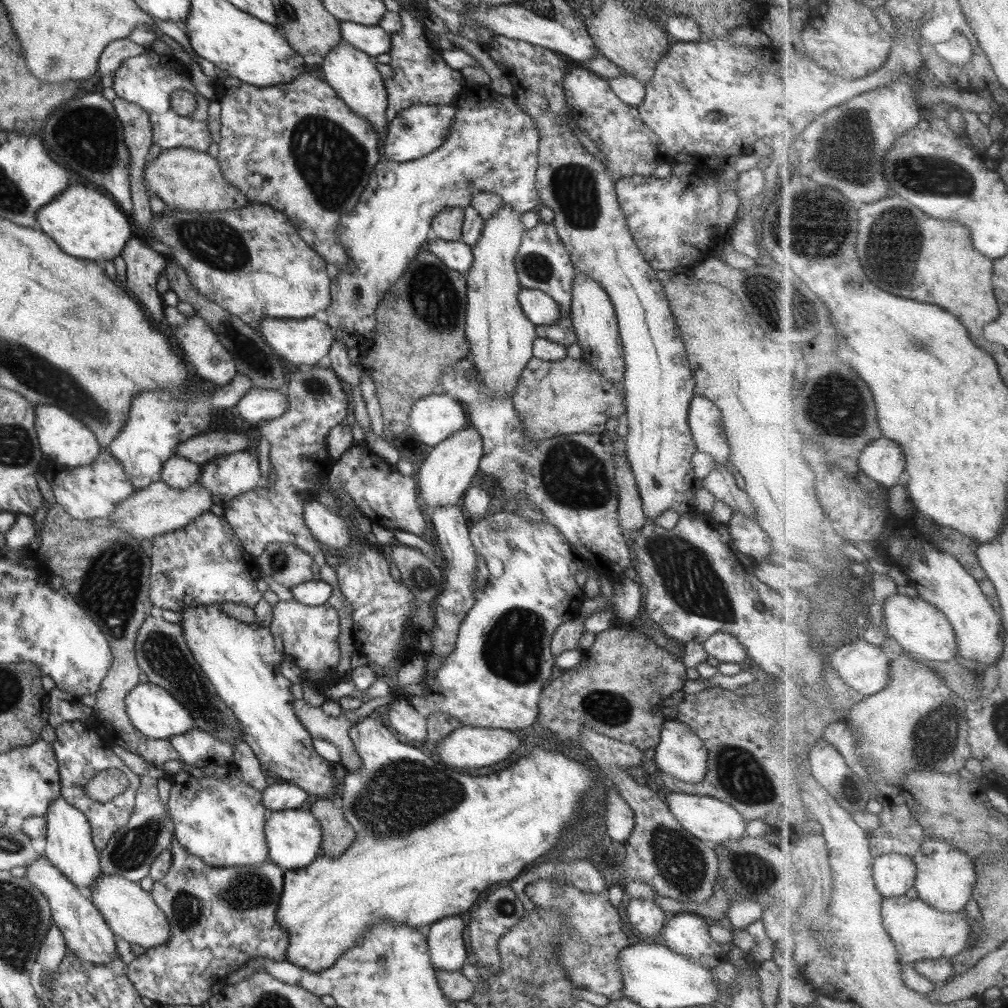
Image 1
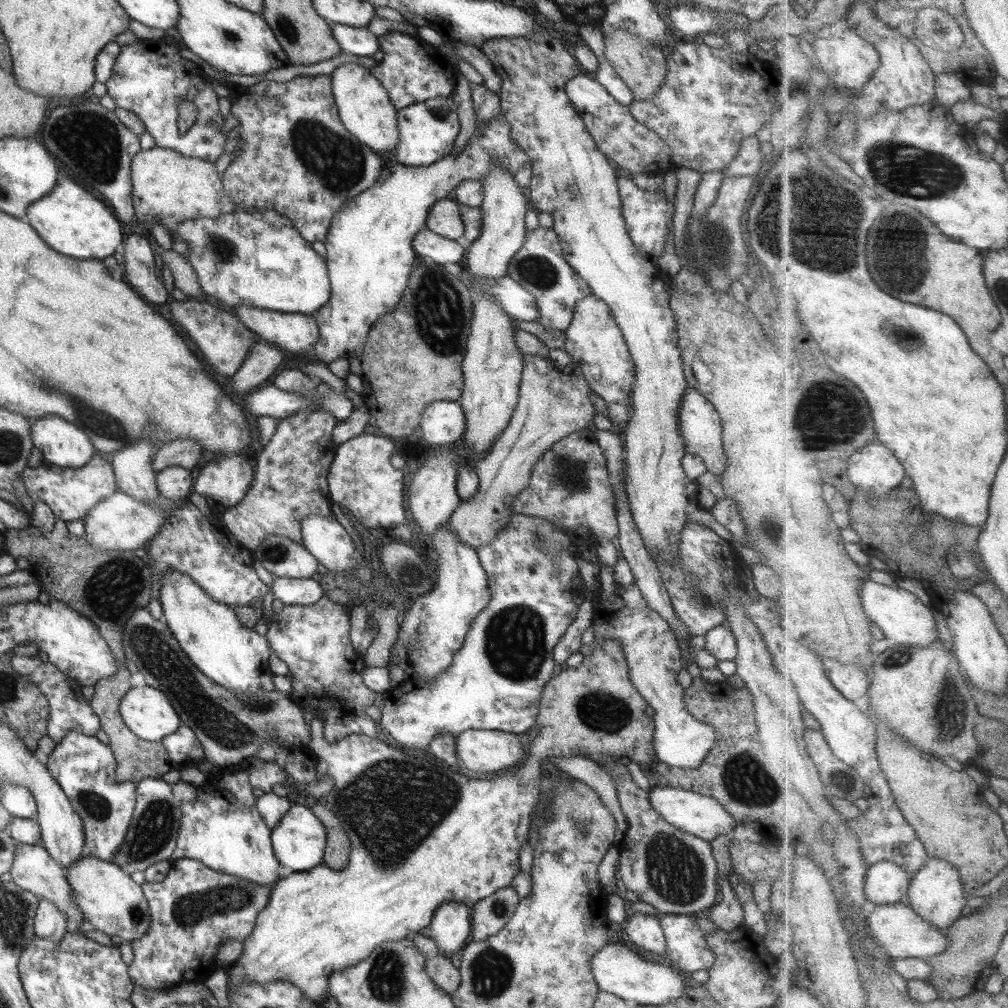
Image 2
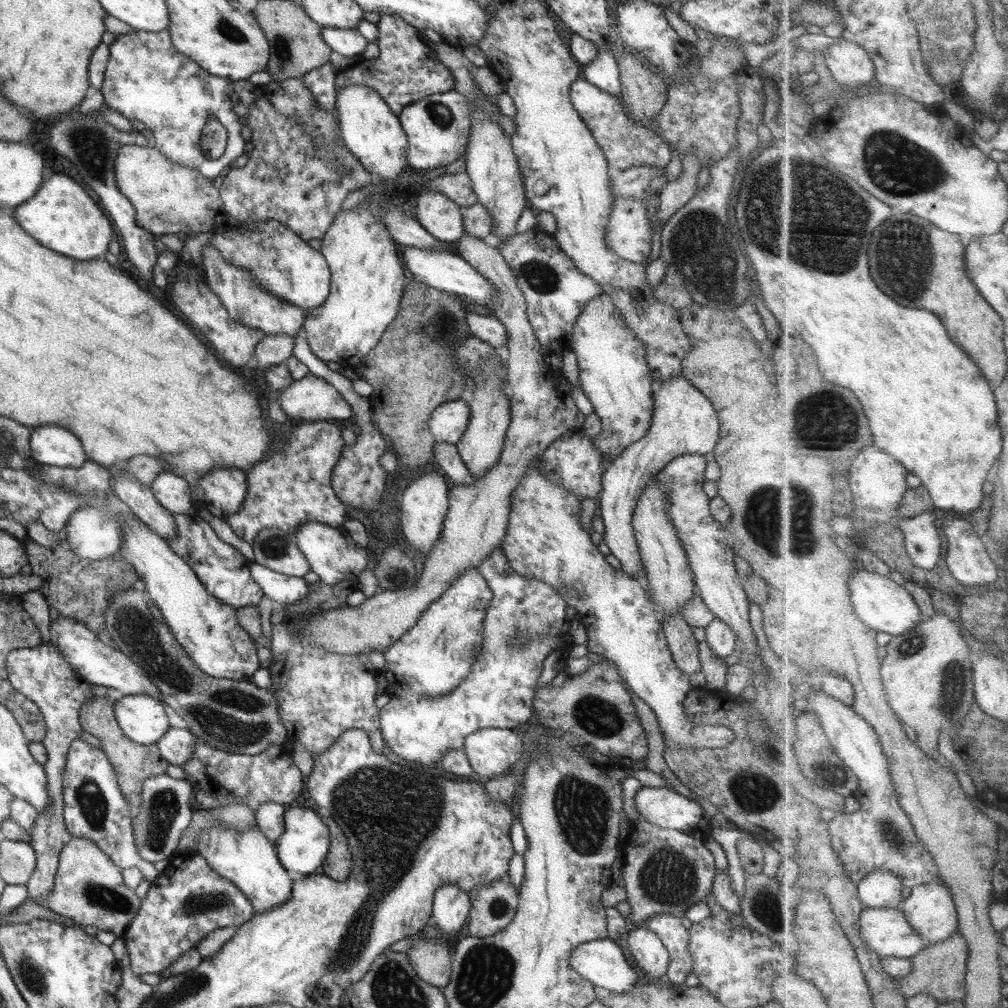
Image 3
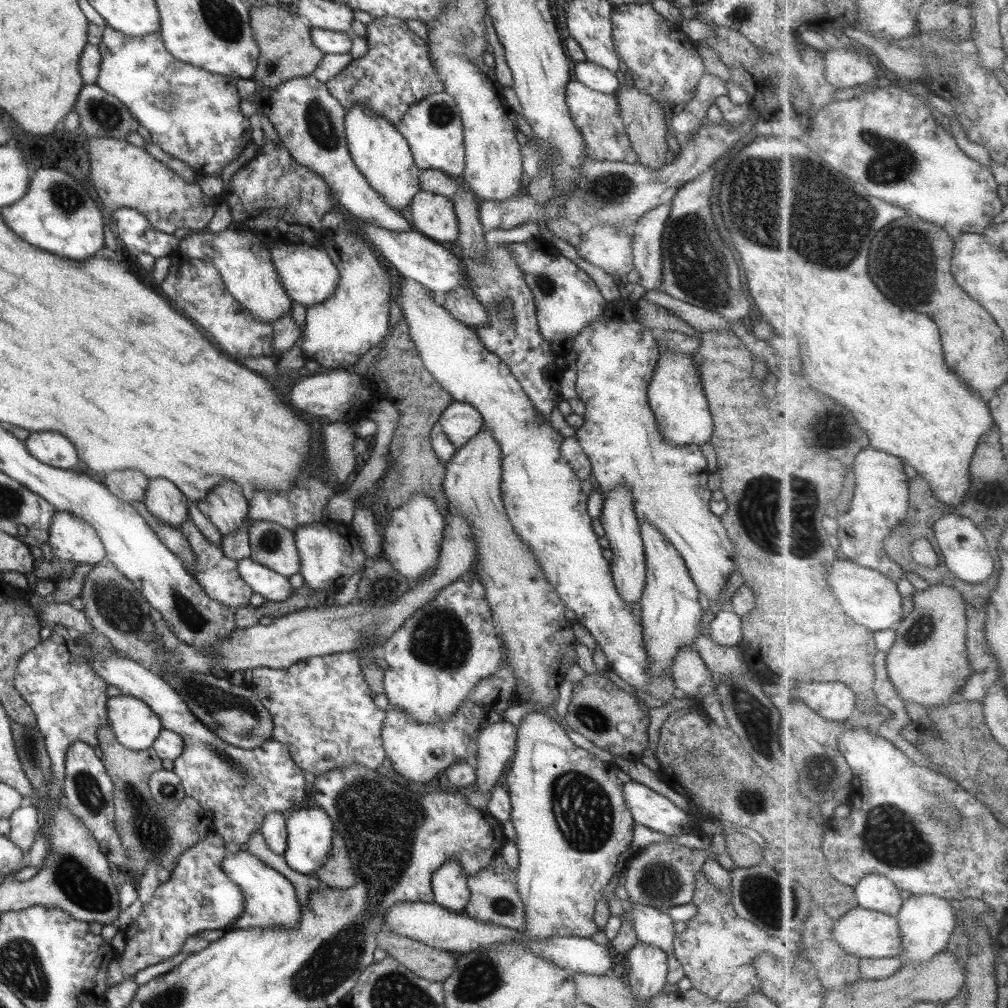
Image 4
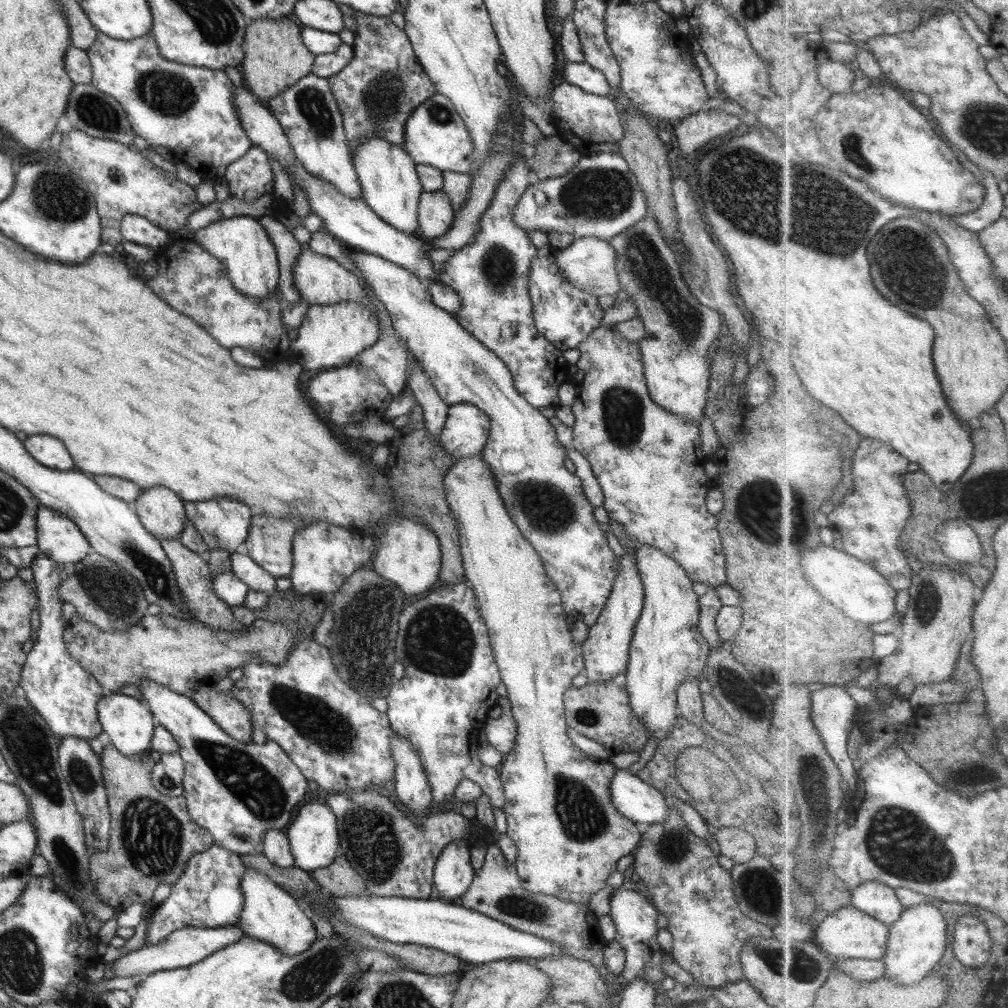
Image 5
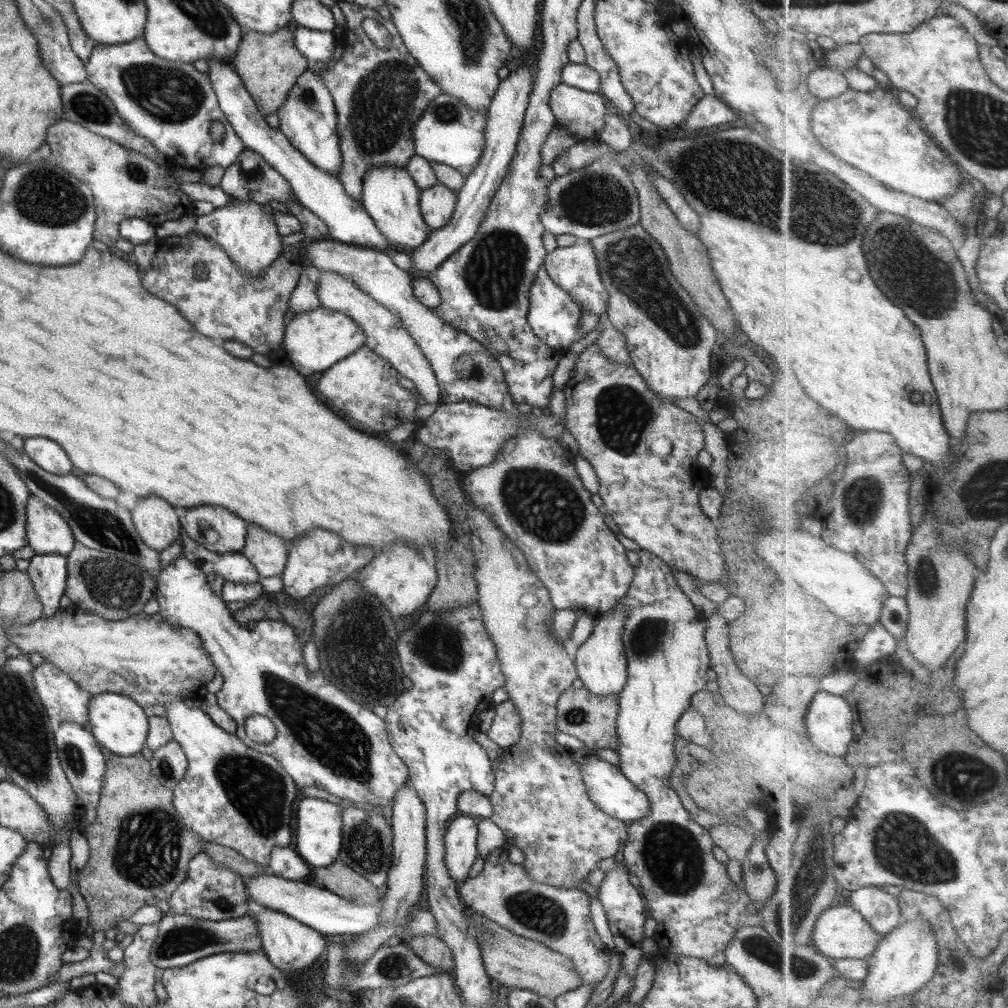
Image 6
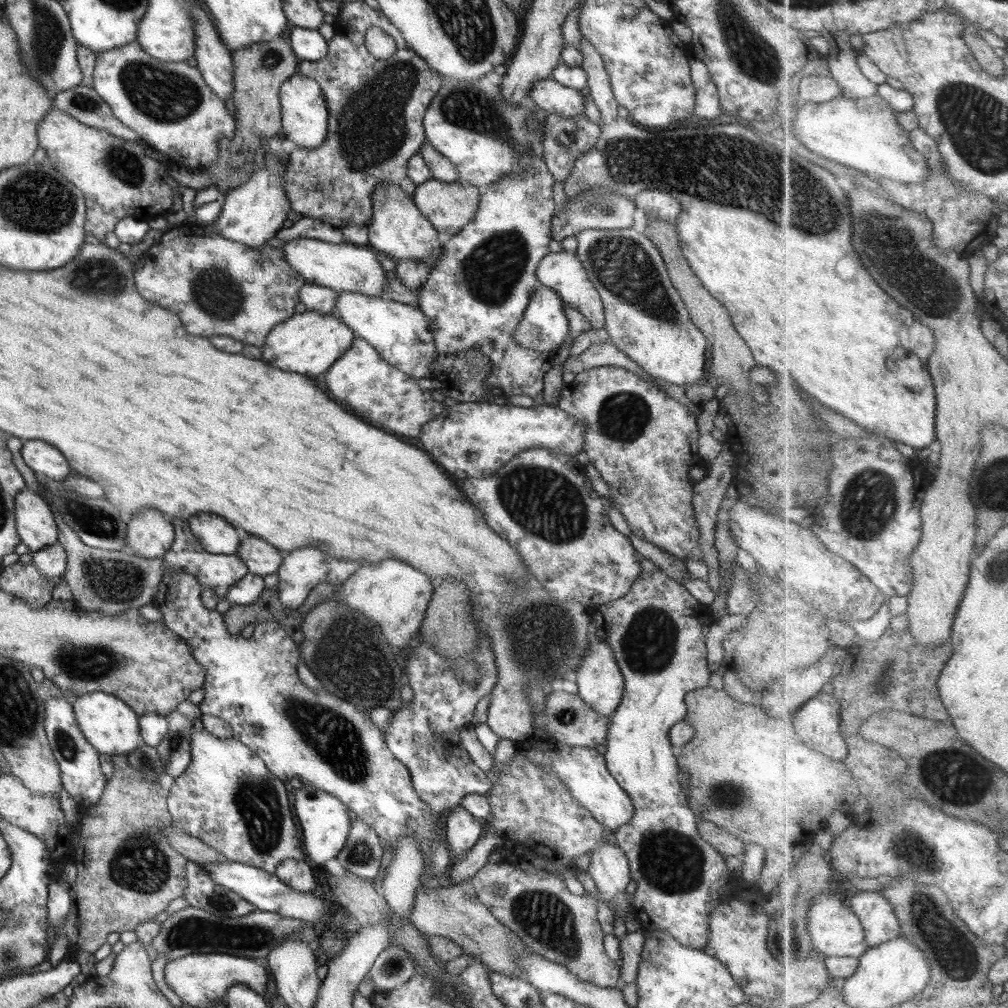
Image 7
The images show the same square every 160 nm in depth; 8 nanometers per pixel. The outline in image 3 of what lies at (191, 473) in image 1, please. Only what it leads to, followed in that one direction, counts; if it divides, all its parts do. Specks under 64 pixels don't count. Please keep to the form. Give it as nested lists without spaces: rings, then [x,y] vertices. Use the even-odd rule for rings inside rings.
[[[165,471],[150,484],[156,500],[172,514],[186,514],[193,508],[189,484],[182,478]]]

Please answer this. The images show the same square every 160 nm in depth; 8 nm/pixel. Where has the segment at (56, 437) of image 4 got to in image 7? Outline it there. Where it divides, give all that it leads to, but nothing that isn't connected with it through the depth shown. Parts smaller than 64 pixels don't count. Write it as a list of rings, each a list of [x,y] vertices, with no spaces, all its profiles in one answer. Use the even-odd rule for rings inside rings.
[[[42,440],[23,441],[20,454],[34,473],[46,479],[63,482],[74,474],[66,457],[55,446]]]

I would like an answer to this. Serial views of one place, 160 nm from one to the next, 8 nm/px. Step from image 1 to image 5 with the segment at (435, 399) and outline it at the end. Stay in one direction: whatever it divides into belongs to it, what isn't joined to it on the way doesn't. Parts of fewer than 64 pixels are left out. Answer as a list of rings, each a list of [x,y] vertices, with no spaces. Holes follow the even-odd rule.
[[[461,403],[449,406],[437,441],[457,462],[481,454],[489,432],[490,417],[472,404]]]

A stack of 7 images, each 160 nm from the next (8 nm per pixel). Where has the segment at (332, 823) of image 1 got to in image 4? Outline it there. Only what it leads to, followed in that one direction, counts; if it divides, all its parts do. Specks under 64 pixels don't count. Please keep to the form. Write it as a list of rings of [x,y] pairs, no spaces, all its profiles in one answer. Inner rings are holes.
[[[335,833],[330,859],[316,870],[318,881],[330,889],[348,889],[354,886],[357,875],[353,872],[348,854],[344,840]]]

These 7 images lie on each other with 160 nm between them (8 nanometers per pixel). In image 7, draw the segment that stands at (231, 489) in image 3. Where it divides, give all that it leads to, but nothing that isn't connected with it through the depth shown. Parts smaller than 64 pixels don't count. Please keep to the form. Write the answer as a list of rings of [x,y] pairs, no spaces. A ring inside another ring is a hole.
[[[198,513],[191,516],[188,523],[188,528],[206,552],[231,555],[240,546],[238,530],[217,514]]]

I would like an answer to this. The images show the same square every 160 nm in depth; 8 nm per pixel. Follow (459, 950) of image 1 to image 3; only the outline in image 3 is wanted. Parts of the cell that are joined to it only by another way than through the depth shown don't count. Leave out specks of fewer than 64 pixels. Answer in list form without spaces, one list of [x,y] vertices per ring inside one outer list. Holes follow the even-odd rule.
[[[444,884],[433,896],[431,917],[434,918],[436,926],[449,934],[452,940],[466,922],[470,909],[471,900],[468,893],[462,892],[458,886]]]

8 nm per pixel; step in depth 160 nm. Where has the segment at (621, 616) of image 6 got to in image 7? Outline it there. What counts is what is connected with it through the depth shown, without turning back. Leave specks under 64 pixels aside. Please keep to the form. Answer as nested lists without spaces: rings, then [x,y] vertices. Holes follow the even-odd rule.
[[[594,633],[589,635],[589,646],[581,660],[581,665],[575,670],[578,695],[590,705],[600,716],[610,717],[618,708],[624,694],[624,681],[618,663],[614,660],[613,650],[603,637]]]

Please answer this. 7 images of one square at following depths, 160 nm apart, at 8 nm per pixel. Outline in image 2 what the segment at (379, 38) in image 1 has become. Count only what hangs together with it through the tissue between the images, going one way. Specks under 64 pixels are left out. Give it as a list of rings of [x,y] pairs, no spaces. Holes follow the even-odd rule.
[[[330,23],[334,40],[344,53],[356,56],[370,56],[379,49],[378,36],[372,34],[367,27],[354,27]]]

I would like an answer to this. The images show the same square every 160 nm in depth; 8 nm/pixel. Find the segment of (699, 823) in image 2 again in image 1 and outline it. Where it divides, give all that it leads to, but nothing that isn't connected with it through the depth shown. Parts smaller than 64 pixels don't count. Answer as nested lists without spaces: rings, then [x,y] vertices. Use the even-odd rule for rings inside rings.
[[[670,792],[664,800],[667,802],[670,813],[674,815],[676,821],[695,838],[715,846],[722,842],[736,841],[746,837],[746,819],[740,815],[733,806],[709,796],[694,796],[680,792]]]

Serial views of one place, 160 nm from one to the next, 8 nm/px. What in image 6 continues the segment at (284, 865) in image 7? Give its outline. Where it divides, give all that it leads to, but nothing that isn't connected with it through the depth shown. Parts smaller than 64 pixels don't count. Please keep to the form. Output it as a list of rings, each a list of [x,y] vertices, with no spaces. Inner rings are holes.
[[[276,847],[270,853],[268,873],[294,881],[311,881],[311,869],[306,861],[289,847]]]

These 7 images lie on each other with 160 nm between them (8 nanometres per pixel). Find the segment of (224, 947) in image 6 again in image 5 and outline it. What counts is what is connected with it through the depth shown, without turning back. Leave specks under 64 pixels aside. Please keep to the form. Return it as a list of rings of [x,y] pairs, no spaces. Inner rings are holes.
[[[228,925],[216,928],[184,927],[168,935],[164,942],[148,948],[134,950],[126,956],[121,956],[118,962],[111,966],[115,976],[142,976],[145,977],[156,971],[175,969],[190,966],[201,962],[204,958],[218,952],[218,950],[242,938],[245,932],[238,925]]]

